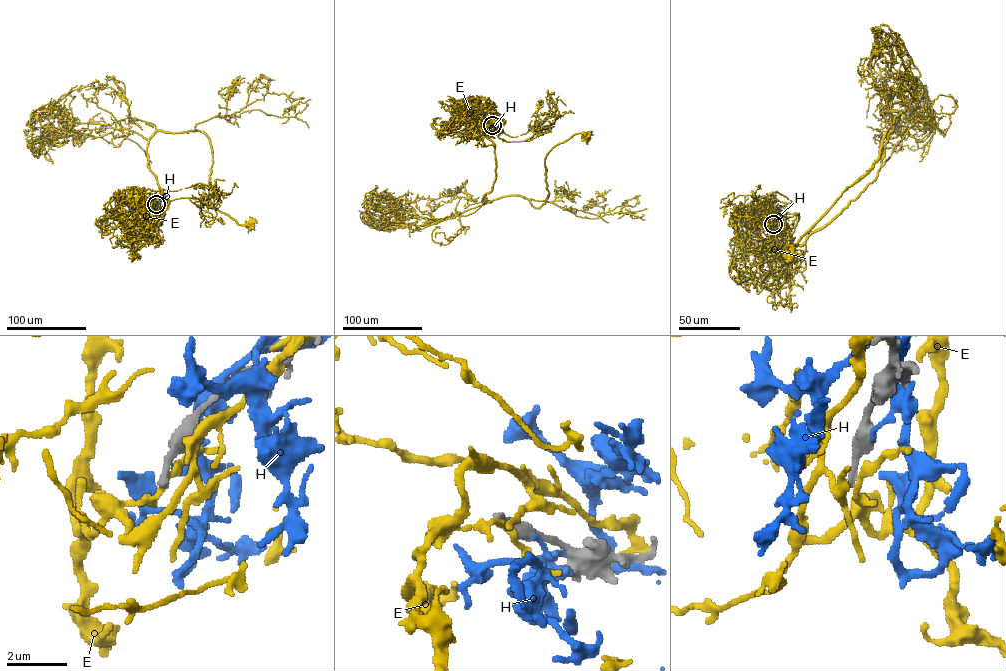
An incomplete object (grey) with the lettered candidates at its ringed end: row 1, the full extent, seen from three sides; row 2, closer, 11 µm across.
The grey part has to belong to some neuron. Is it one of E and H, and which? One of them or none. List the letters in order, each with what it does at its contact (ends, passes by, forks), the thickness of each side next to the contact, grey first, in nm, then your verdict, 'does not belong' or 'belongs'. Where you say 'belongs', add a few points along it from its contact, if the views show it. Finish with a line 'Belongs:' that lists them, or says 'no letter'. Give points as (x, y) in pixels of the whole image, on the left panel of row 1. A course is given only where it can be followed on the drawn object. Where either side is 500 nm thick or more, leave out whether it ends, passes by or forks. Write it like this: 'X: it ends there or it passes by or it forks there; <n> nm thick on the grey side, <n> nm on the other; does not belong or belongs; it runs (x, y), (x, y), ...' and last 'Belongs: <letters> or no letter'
E: it forks there; 240 nm thick on the grey side, 180 nm on the other; does not belong
H: it ends there; 440 nm thick on the grey side, 130 nm on the other; does not belong
Belongs: no letter

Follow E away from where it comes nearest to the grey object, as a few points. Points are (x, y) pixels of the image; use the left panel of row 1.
E: (156, 204), (148, 219), (160, 204), (149, 138), (203, 132), (212, 149), (210, 202), (250, 224)

